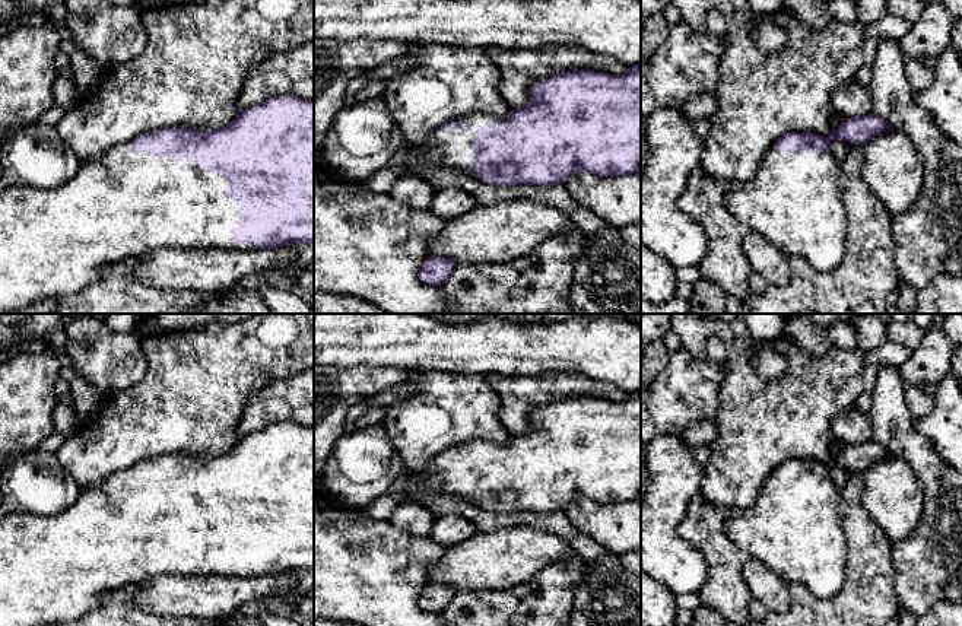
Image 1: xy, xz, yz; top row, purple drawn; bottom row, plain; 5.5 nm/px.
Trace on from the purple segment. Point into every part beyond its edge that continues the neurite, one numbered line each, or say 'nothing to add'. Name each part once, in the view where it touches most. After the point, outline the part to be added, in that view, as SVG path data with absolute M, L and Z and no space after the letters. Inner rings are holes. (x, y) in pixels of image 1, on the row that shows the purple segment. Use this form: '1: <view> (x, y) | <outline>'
1: xy (53, 242) | M133 140L114 146L99 161L80 162L77 174L64 185L55 188L35 188L28 185L12 185L0 188L0 314L13 314L31 304L47 298L67 296L96 282L105 266L142 258L155 250L178 248L223 248L223 250L261 250L260 245L236 245L229 231L239 226L239 206L228 197L228 184L220 175L212 175L200 169L197 163L188 163L185 158L155 158L150 152L131 152Z

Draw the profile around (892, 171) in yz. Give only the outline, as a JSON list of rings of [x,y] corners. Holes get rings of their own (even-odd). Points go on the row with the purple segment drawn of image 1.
[[[898,128],[886,130],[861,144],[863,178],[888,212],[907,212],[924,185],[924,169],[911,137]]]

